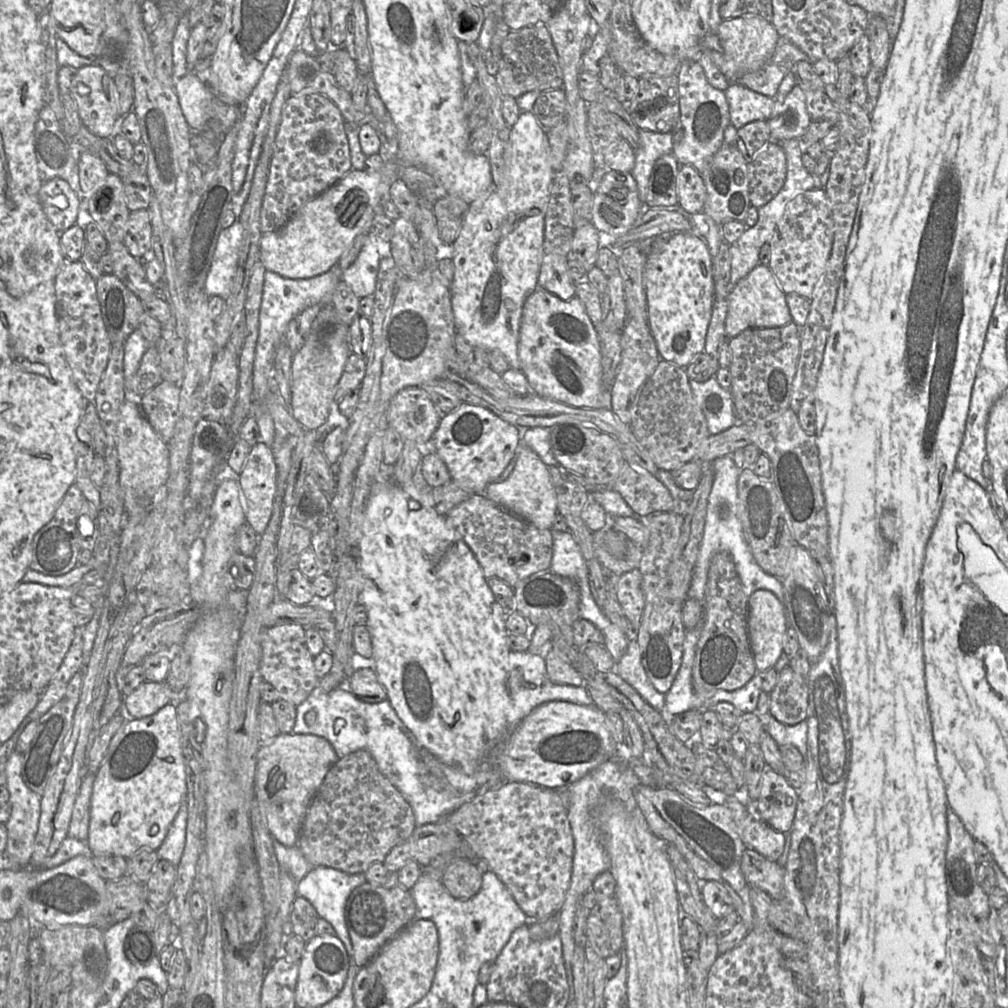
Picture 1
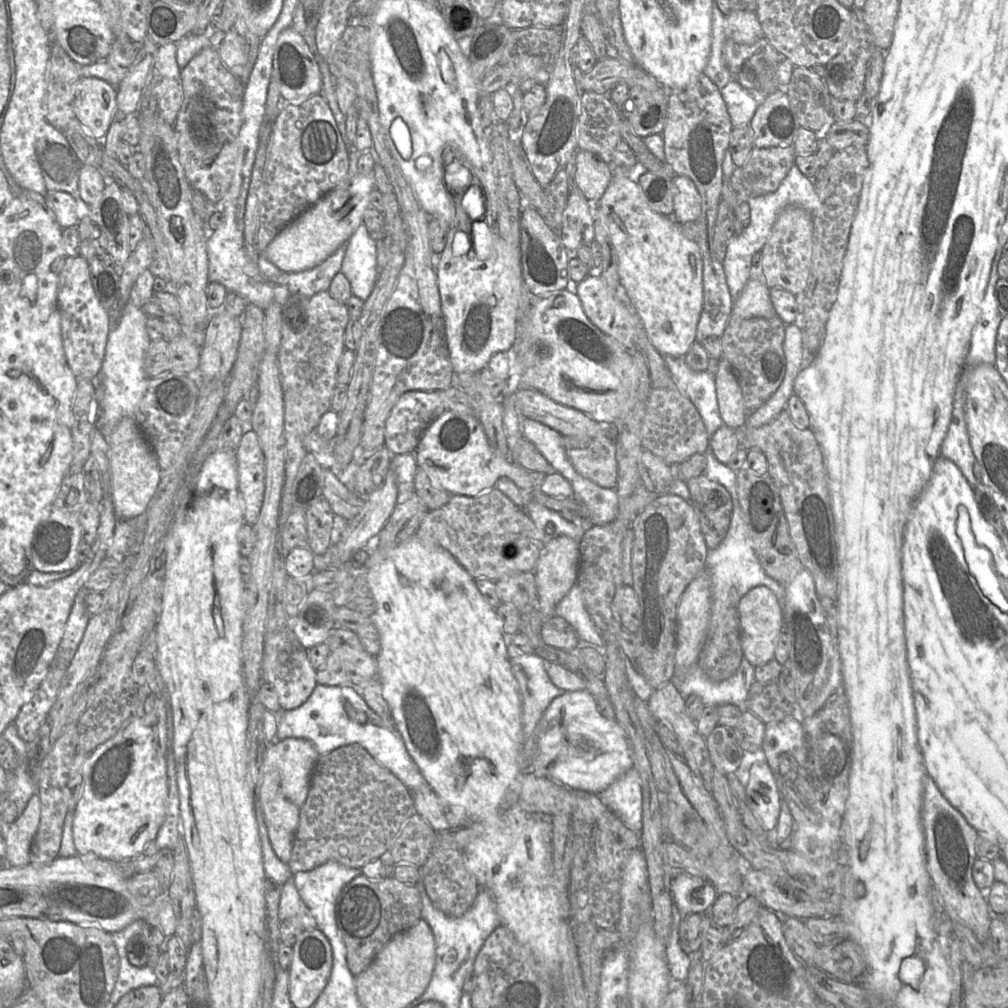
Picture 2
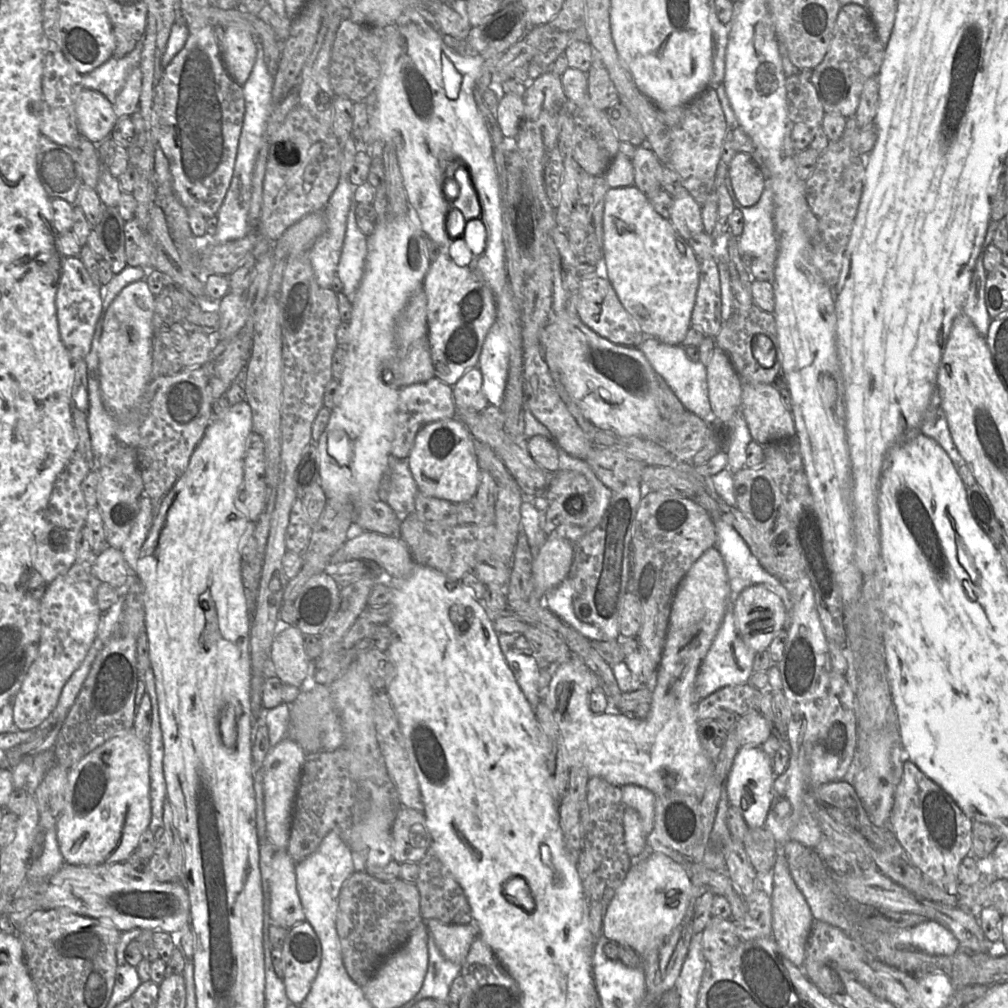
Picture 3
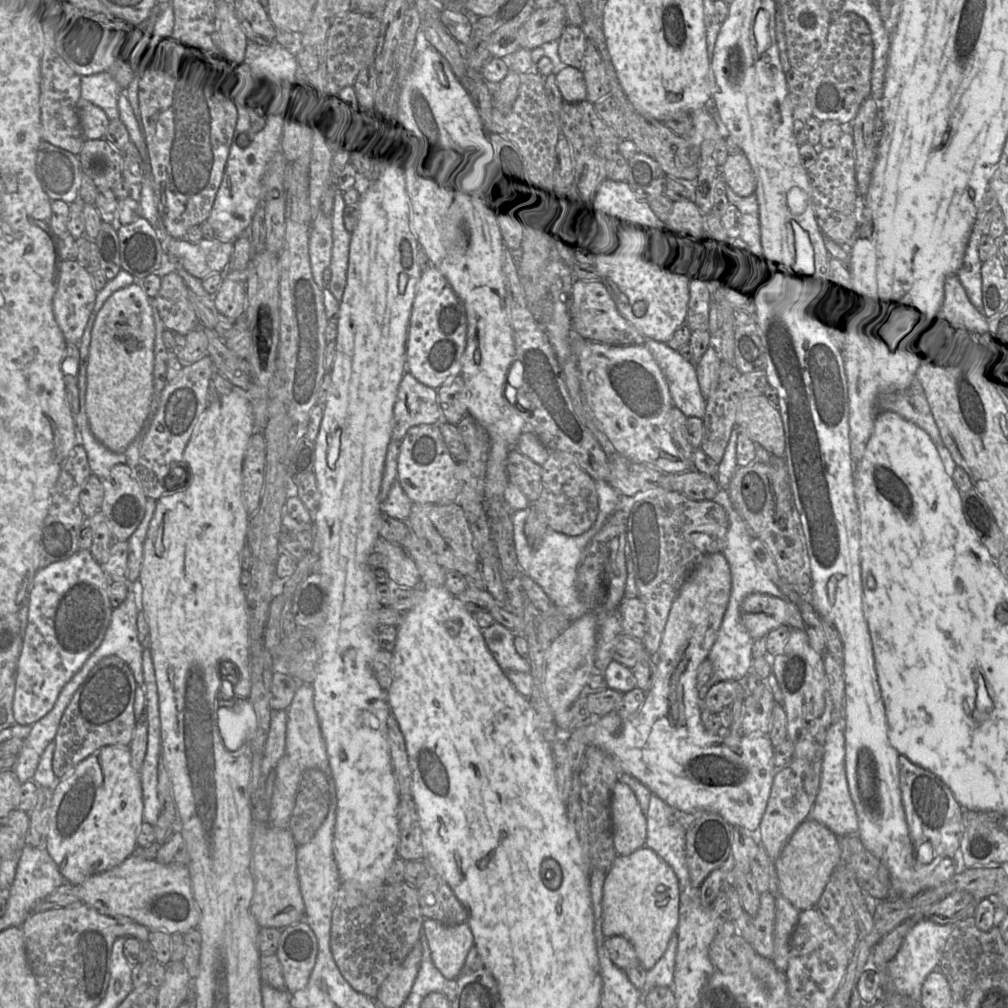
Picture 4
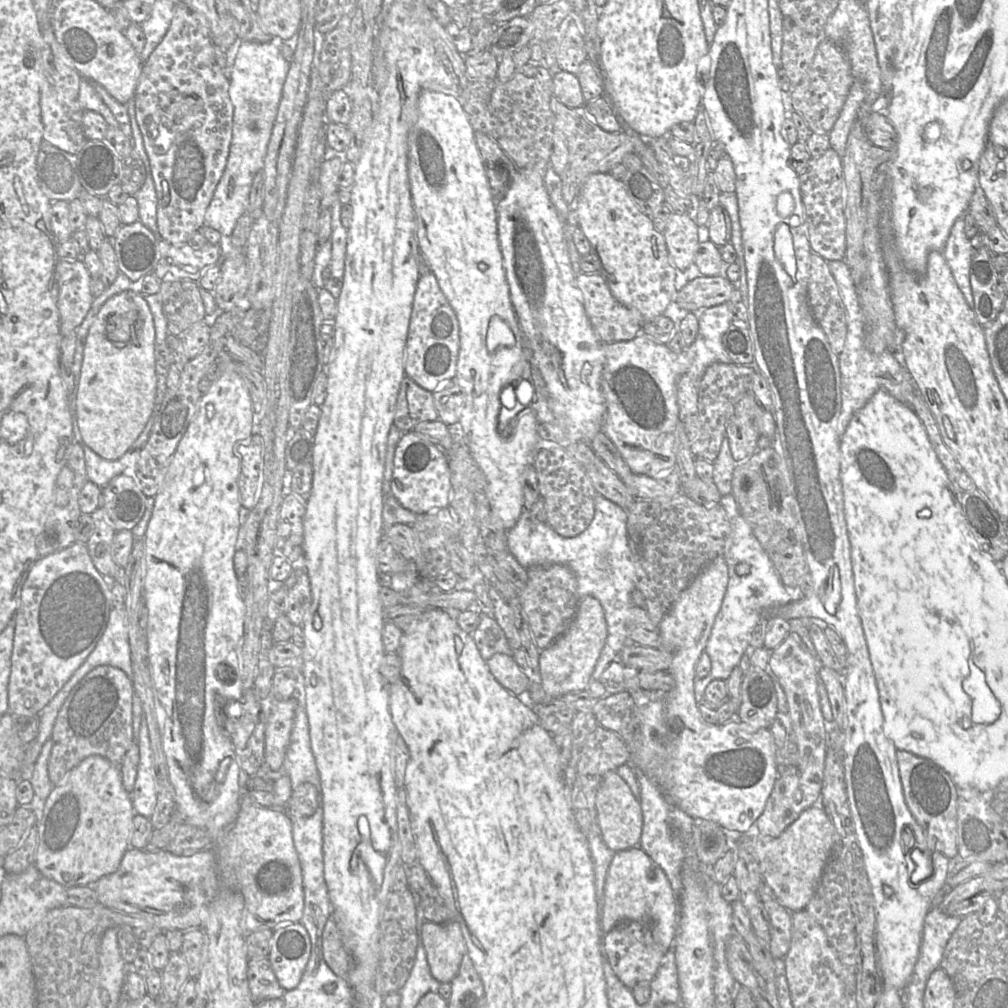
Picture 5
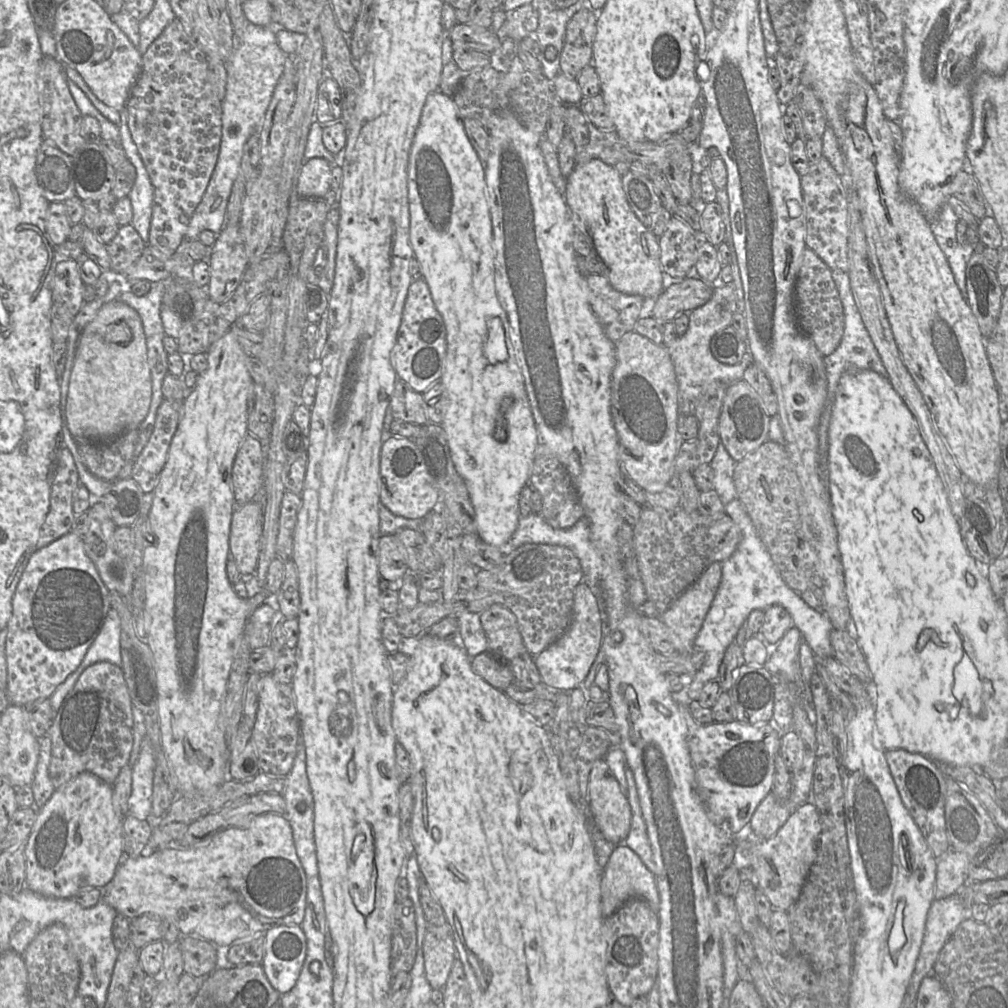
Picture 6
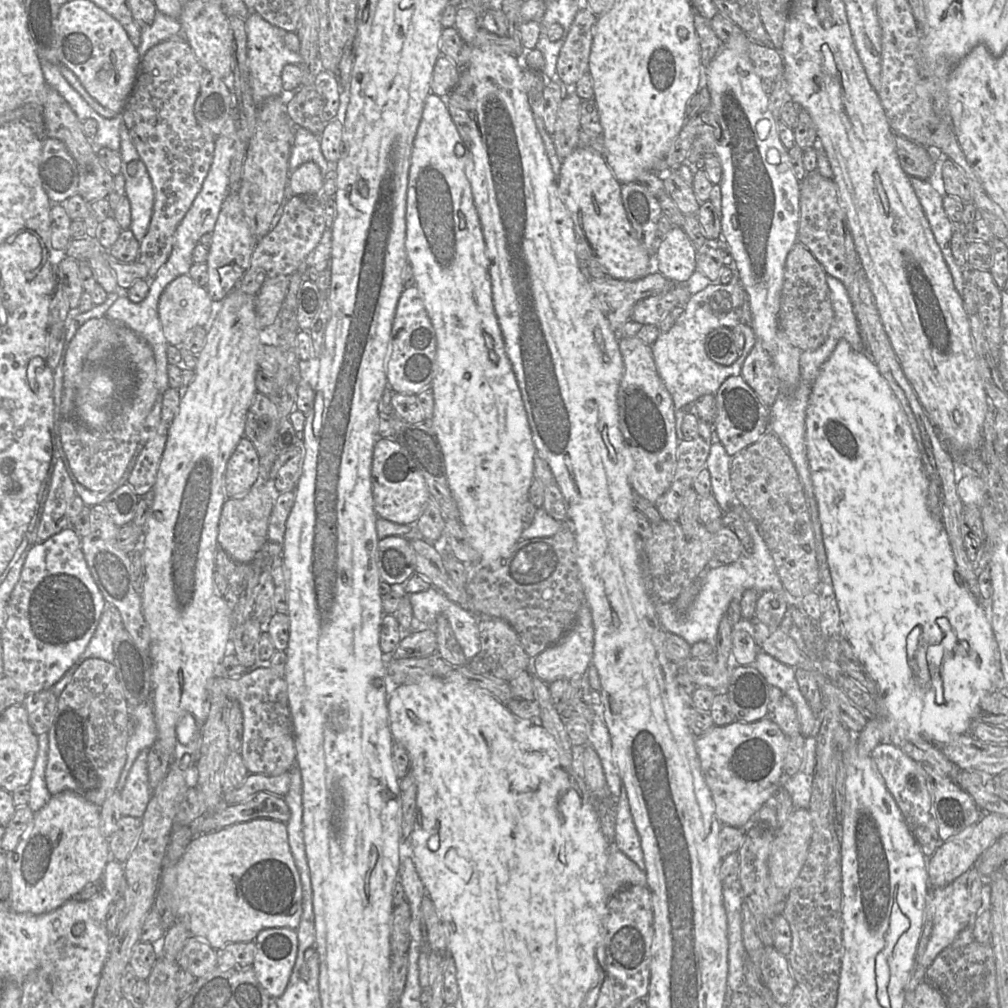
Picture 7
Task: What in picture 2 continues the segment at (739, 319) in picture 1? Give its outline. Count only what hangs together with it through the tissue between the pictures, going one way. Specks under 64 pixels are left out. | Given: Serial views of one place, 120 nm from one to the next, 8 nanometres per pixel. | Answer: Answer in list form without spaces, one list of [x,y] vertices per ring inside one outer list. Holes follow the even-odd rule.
[[[752,276],[741,294],[734,299],[732,314],[742,318],[777,317],[770,299],[770,288],[762,277]]]

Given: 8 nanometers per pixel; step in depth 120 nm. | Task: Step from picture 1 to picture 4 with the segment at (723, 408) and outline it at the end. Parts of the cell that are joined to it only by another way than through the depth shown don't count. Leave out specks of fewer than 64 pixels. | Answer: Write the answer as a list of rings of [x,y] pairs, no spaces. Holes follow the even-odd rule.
[[[645,338],[643,344],[664,373],[674,406],[686,417],[703,419],[706,399],[701,393],[695,363],[683,358],[666,342]]]

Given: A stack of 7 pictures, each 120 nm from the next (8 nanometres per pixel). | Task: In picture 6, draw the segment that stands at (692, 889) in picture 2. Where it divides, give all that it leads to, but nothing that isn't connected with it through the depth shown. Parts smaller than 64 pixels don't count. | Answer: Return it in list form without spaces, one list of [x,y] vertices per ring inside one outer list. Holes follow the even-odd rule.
[[[619,844],[615,847],[615,849],[613,850],[611,856],[609,857],[609,860],[607,862],[607,865],[605,866],[604,870],[602,871],[602,879],[601,879],[601,883],[600,883],[600,895],[601,895],[601,912],[602,912],[602,916],[603,916],[603,923],[604,923],[604,918],[607,918],[609,916],[611,916],[614,912],[616,912],[625,902],[627,902],[628,900],[632,899],[632,898],[641,898],[644,899],[645,901],[647,901],[649,903],[649,905],[655,910],[658,910],[659,907],[659,903],[660,903],[660,898],[659,898],[659,892],[658,892],[658,888],[657,888],[657,884],[656,884],[656,879],[655,879],[655,875],[644,865],[644,863],[642,862],[642,860],[639,858],[639,856],[633,851],[631,850],[629,847],[625,846],[624,844]]]

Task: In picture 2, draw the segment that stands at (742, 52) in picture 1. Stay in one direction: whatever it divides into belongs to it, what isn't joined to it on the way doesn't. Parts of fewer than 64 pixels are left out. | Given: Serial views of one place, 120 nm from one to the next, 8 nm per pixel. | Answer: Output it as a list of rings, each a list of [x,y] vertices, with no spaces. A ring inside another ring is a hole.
[[[732,11],[726,17],[725,33],[728,40],[740,44],[753,44],[763,38],[761,24],[755,12]]]

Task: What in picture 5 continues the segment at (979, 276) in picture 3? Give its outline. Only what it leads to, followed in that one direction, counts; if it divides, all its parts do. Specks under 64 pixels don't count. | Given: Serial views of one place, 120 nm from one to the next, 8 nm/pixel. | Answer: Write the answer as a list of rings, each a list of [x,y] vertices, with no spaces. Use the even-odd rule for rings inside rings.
[[[963,217],[957,219],[953,224],[942,253],[966,303],[973,309],[974,298],[969,279],[969,270],[972,262],[972,246],[965,233]]]

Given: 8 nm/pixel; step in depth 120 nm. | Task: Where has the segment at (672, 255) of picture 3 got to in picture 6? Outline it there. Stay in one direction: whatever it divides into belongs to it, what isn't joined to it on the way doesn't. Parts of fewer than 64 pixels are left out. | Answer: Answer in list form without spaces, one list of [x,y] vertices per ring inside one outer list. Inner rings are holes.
[[[592,159],[575,166],[567,178],[565,202],[576,226],[602,264],[602,274],[611,286],[624,294],[657,298],[664,290],[660,245],[631,210],[622,185],[622,177],[610,166]]]

